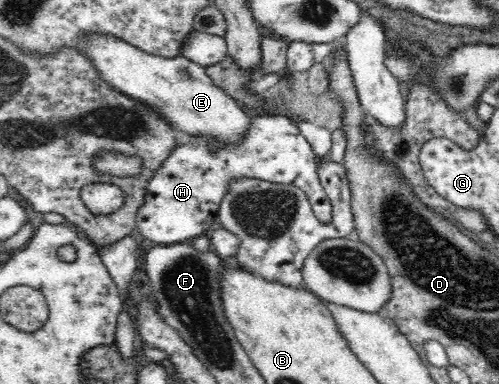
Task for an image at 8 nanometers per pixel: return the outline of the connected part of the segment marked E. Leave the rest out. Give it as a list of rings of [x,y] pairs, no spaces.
[[[105,32],[78,34],[76,50],[92,63],[102,81],[122,95],[150,105],[172,129],[190,136],[211,136],[221,142],[221,146],[244,137],[250,117],[238,107],[234,98],[213,83],[206,68],[181,54],[170,58],[148,54]]]

